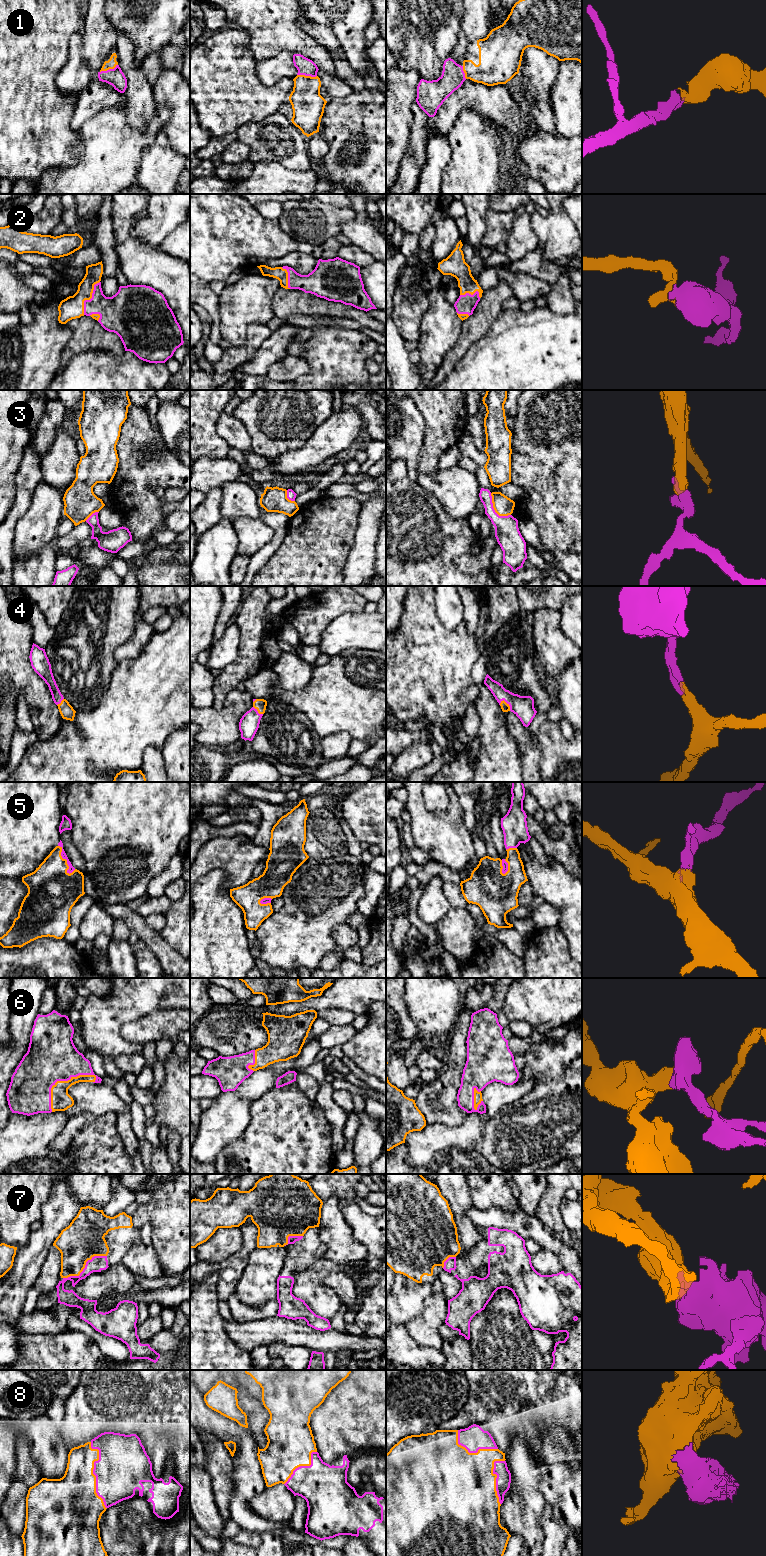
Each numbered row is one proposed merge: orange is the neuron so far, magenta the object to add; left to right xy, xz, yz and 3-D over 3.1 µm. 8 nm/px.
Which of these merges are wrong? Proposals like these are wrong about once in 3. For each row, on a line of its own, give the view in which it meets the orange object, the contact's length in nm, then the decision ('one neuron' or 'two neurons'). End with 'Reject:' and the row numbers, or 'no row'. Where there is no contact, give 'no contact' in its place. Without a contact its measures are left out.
1: contact in xz; length 160 nm; one neuron
2: contact in xy; length 300 nm; one neuron
3: contact in yz; length 240 nm; two neurons
4: contact in yz; length 120 nm; one neuron
5: contact in xy; length 260 nm; one neuron
6: contact in xy; length 460 nm; one neuron
7: contact in xy; length 400 nm; one neuron
8: contact in xy; length 550 nm; one neuron
Reject: 3

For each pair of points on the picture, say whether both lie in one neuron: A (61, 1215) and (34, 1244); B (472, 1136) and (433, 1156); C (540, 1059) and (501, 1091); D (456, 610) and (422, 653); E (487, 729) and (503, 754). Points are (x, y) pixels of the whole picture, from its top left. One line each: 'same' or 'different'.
A: same
B: same
C: different
D: different
E: same

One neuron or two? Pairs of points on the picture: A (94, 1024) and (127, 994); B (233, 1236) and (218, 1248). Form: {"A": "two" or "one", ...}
{"A": "one", "B": "one"}

